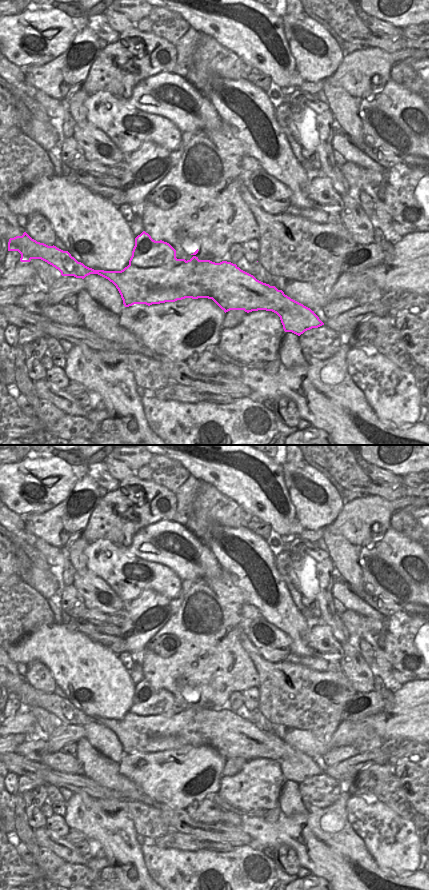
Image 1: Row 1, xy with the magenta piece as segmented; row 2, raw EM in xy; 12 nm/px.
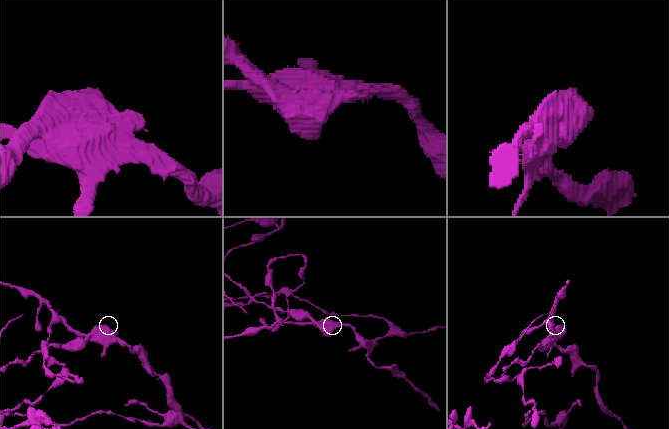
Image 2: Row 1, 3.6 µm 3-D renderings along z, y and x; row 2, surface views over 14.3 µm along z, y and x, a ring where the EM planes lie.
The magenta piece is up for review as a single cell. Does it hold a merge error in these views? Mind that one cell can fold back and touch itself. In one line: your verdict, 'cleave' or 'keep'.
cleave

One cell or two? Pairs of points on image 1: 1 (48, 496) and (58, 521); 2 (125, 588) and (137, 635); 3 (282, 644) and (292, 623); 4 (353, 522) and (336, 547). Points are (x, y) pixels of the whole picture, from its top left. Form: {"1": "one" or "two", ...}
{"1": "two", "2": "two", "3": "two", "4": "two"}

